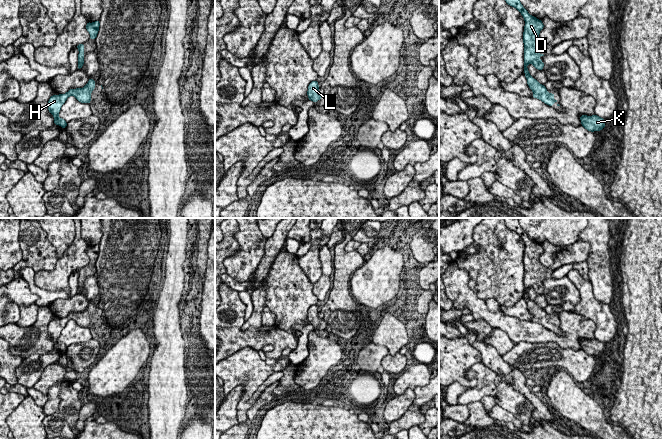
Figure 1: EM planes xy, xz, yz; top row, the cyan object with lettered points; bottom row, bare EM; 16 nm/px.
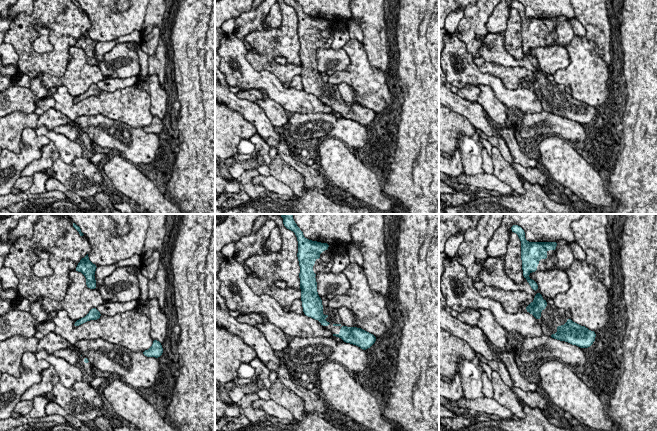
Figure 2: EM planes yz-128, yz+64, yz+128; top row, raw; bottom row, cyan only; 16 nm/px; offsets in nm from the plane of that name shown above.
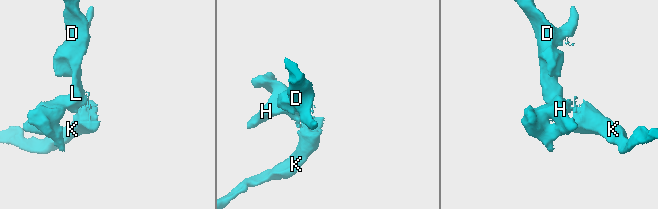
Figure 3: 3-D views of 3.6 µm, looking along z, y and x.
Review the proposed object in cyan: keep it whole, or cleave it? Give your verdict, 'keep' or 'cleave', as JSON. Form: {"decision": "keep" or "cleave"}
{"decision": "keep"}

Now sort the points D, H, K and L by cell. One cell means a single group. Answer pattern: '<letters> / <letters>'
D H K L

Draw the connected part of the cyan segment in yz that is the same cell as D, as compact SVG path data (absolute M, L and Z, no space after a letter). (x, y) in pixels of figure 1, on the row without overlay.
M503 218L505 225L508 229L516 232L524 242L525 250L523 256L523 267L524 267L524 297L527 303L527 308L529 312L533 315L533 322L537 322L549 330L553 330L557 324L553 322L555 319L549 317L546 311L540 308L536 303L534 303L527 292L528 288L533 288L538 294L543 294L544 287L539 282L544 280L537 275L537 270L539 269L539 257L544 252L541 244L534 240L531 240L528 235L523 231L519 224L518 218Z

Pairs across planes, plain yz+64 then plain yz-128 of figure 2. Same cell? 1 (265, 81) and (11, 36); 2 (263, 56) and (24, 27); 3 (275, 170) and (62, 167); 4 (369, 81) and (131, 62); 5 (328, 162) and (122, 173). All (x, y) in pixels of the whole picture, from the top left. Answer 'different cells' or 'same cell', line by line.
1: different cells
2: same cell
3: same cell
4: different cells
5: same cell

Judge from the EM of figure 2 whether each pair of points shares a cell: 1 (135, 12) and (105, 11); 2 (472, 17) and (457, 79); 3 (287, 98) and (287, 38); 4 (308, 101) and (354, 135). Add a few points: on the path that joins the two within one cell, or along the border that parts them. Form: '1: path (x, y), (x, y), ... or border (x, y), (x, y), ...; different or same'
1: path (128, 16), (112, 16); same
2: border (454, 33), (465, 44), (465, 49), (472, 56); different
3: border (269, 72), (284, 87), (289, 88); different
4: border (299, 112), (329, 112), (337, 117), (342, 117); different

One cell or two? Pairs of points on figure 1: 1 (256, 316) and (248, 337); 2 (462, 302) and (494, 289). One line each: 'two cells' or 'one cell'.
1: two cells
2: two cells

